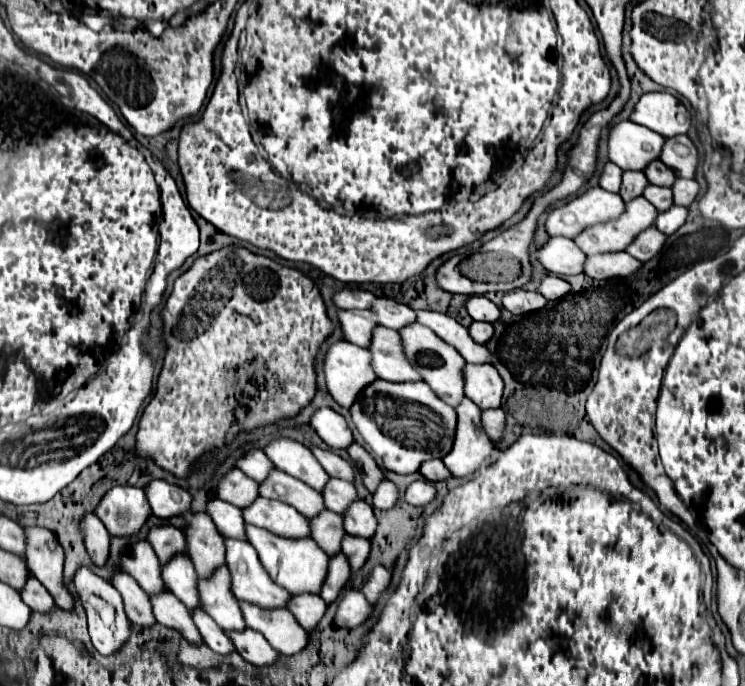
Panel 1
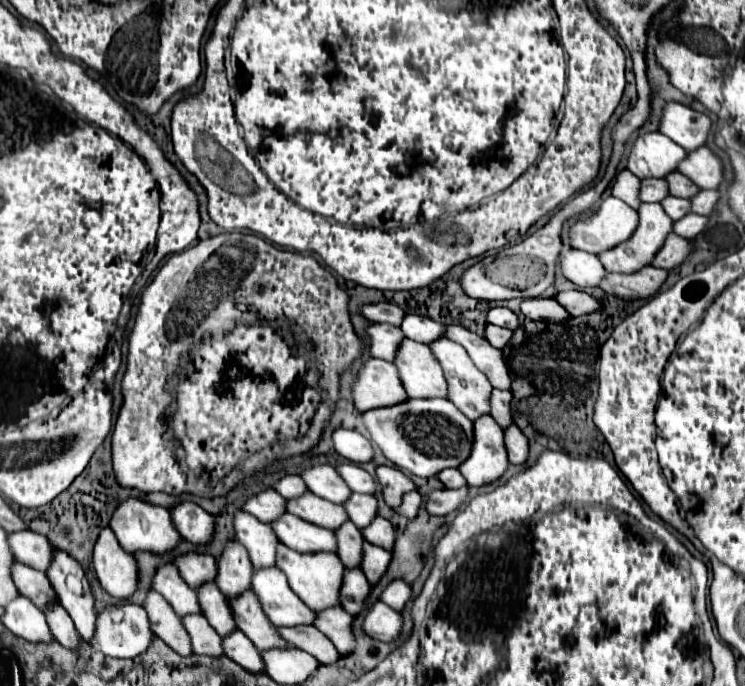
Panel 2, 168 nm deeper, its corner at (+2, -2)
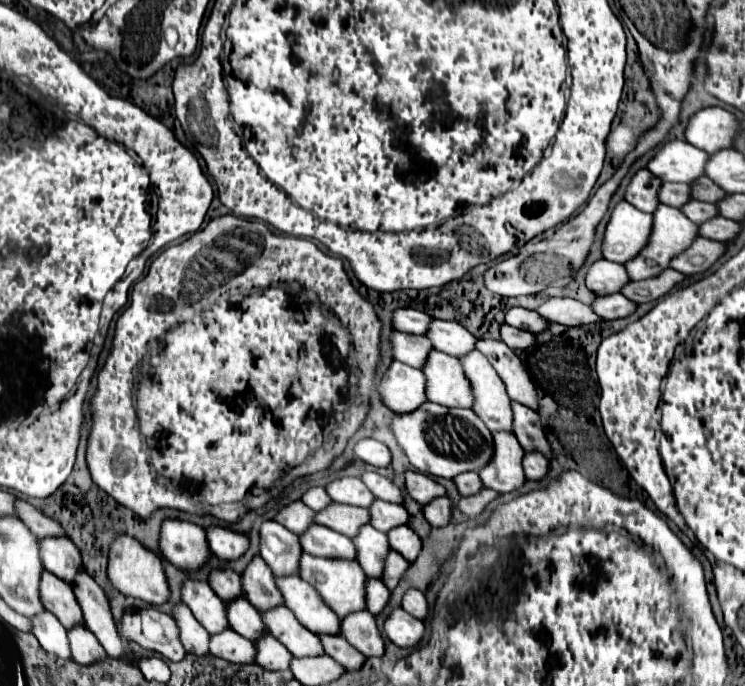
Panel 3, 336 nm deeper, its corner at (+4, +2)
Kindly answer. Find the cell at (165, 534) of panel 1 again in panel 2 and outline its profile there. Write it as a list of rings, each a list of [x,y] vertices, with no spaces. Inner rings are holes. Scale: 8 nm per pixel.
[[[182,553],[174,559],[174,565],[178,567],[178,571],[182,573],[182,579],[194,589],[202,583],[214,581],[214,557],[206,555],[206,553]]]

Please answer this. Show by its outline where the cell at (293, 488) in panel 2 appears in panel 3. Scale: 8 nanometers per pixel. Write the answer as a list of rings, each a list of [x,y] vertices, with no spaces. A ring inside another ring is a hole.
[[[314,487],[314,489],[306,491],[304,497],[302,497],[302,501],[304,501],[310,509],[314,509],[314,511],[320,511],[320,509],[324,509],[324,507],[328,507],[328,505],[332,503],[332,499],[328,497],[328,493],[326,493],[322,487]]]

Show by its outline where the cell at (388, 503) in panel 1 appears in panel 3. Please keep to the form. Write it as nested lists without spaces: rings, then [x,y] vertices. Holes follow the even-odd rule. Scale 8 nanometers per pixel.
[[[440,497],[424,505],[424,515],[432,527],[444,527],[452,523],[452,509],[454,509],[454,501],[448,497]]]

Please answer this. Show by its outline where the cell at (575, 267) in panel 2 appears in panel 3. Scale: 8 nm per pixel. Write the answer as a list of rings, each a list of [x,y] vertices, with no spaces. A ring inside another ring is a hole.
[[[606,259],[596,261],[594,265],[588,267],[588,275],[586,275],[586,285],[592,293],[604,297],[608,293],[618,293],[622,291],[622,287],[630,281],[624,265],[620,263],[612,263]]]

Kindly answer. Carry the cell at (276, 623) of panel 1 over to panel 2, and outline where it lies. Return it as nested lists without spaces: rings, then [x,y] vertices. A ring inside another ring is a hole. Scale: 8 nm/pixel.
[[[300,625],[300,627],[278,627],[278,635],[292,647],[302,649],[306,653],[310,653],[312,657],[316,657],[322,665],[334,663],[338,661],[340,653],[336,651],[336,647],[330,643],[330,639],[326,639],[320,631],[316,631],[310,625]]]

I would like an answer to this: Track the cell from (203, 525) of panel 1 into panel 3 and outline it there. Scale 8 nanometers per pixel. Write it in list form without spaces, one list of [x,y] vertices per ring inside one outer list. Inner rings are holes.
[[[260,557],[252,559],[252,563],[242,575],[242,581],[244,581],[244,595],[256,609],[264,611],[284,605],[284,597],[280,597],[280,589],[276,589],[274,573]]]

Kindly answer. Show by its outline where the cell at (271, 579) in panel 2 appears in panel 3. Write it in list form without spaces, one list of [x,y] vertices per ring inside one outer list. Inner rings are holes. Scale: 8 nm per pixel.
[[[280,577],[278,587],[286,599],[286,607],[294,611],[304,627],[318,635],[340,635],[340,617],[324,605],[312,585],[300,577]]]

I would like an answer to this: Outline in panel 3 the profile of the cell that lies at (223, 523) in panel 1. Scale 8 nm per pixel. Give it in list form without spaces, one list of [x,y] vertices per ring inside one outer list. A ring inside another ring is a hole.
[[[266,521],[260,527],[260,557],[268,563],[276,577],[296,575],[300,565],[300,537],[276,521]]]

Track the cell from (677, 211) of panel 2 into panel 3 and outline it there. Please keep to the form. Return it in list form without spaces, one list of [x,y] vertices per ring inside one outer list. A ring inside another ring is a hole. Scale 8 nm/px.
[[[696,199],[690,201],[690,203],[686,203],[680,211],[682,211],[690,221],[694,221],[694,223],[704,223],[704,221],[720,215],[720,211],[716,209],[716,205],[712,205],[712,203],[702,203],[702,201],[696,201]]]

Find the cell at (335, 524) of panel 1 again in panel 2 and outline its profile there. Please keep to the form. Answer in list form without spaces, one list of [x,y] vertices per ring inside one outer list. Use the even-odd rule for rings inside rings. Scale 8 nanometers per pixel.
[[[352,521],[342,523],[338,529],[334,529],[336,541],[338,541],[338,557],[342,559],[344,567],[358,567],[362,559],[362,535],[358,527]]]

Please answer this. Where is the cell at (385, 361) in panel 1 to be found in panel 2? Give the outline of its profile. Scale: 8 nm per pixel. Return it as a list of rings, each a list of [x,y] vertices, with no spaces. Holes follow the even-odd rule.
[[[402,339],[392,363],[410,397],[446,397],[444,373],[424,343]]]

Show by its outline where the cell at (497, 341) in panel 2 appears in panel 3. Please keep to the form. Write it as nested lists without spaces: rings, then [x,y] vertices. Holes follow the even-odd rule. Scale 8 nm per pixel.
[[[502,325],[500,335],[502,335],[502,341],[510,349],[528,349],[528,347],[532,347],[536,343],[534,333],[522,331],[522,329],[516,329],[516,327],[510,327],[510,325]]]

